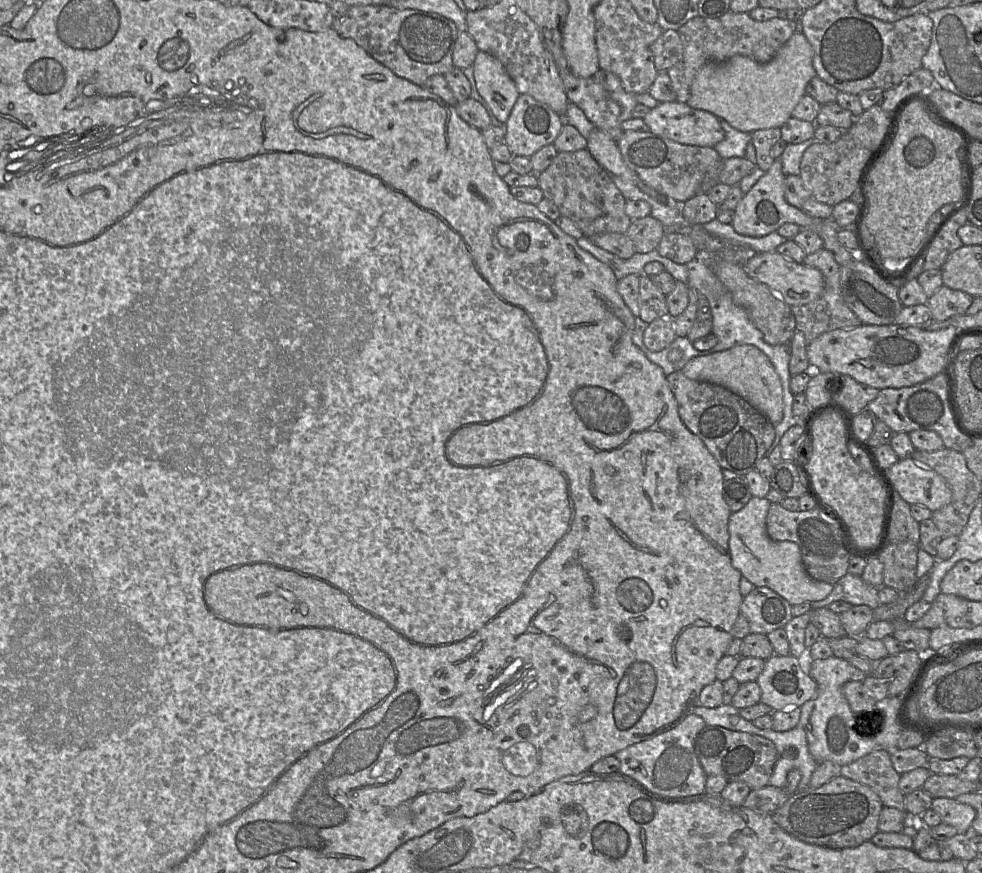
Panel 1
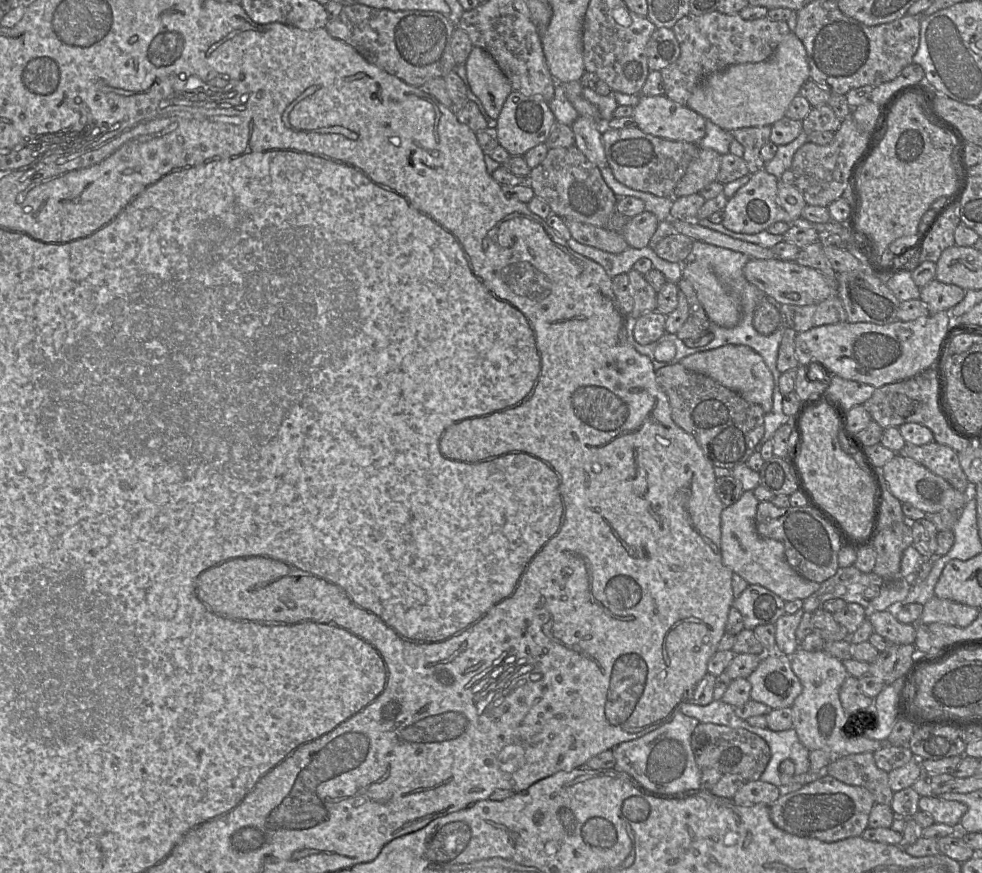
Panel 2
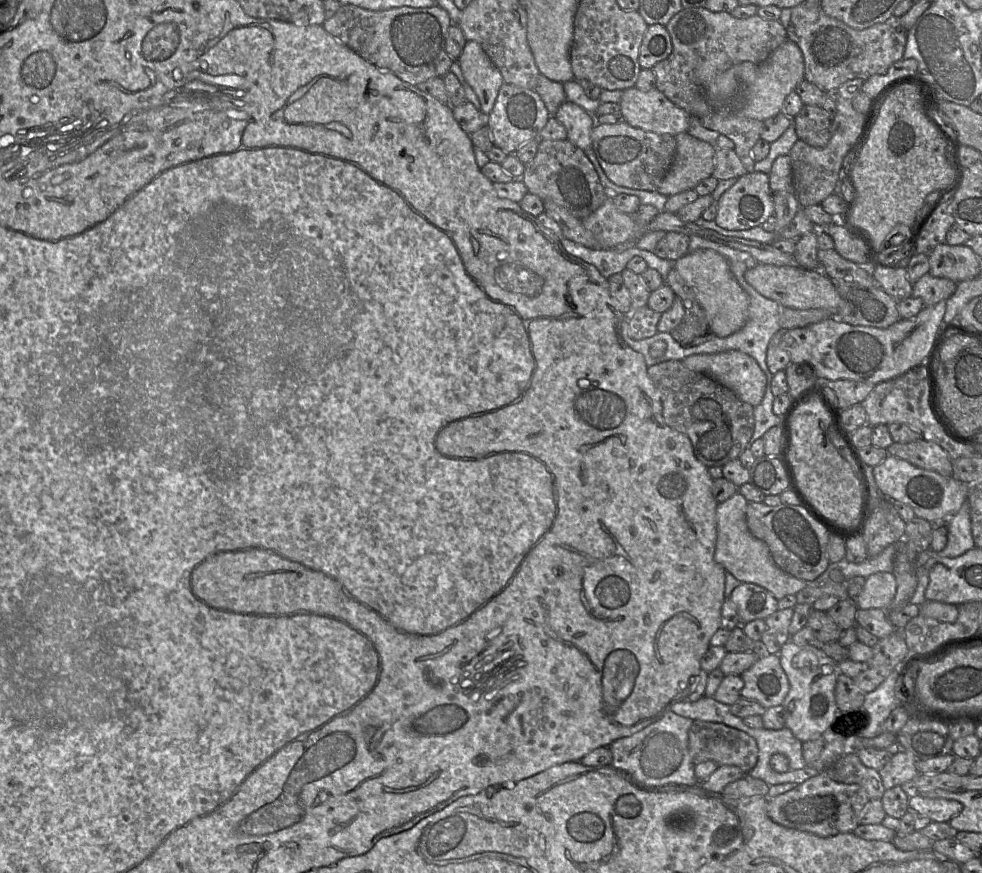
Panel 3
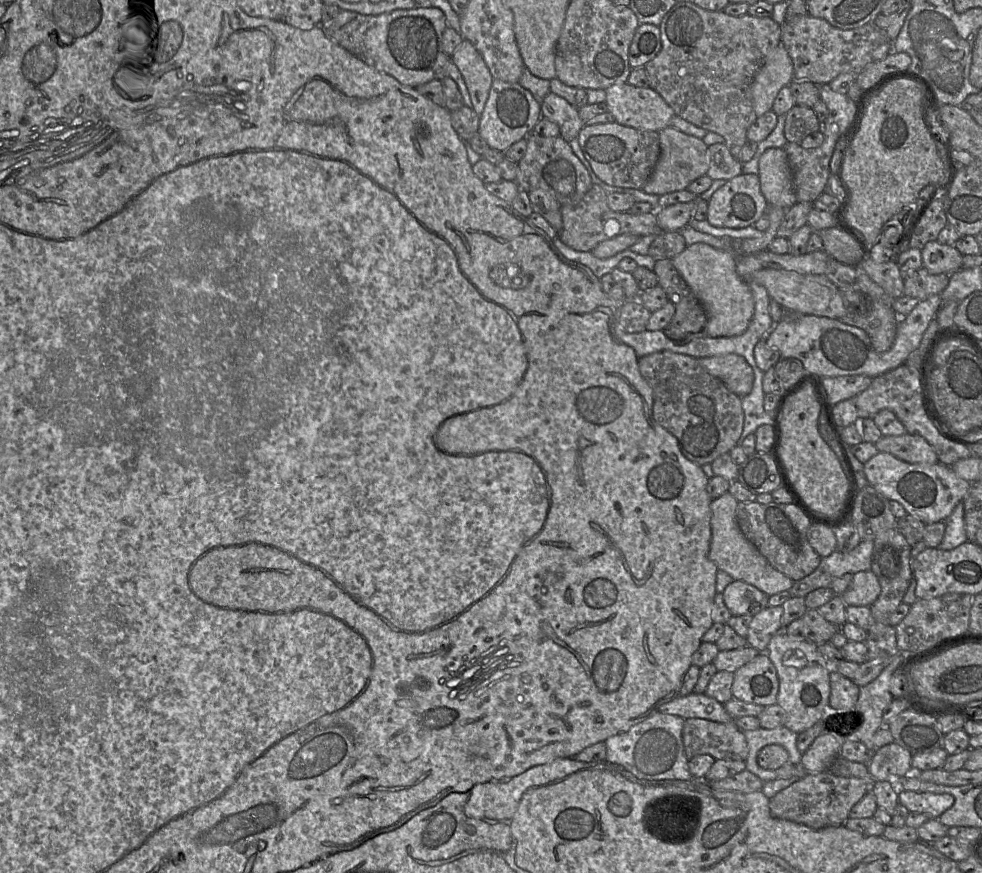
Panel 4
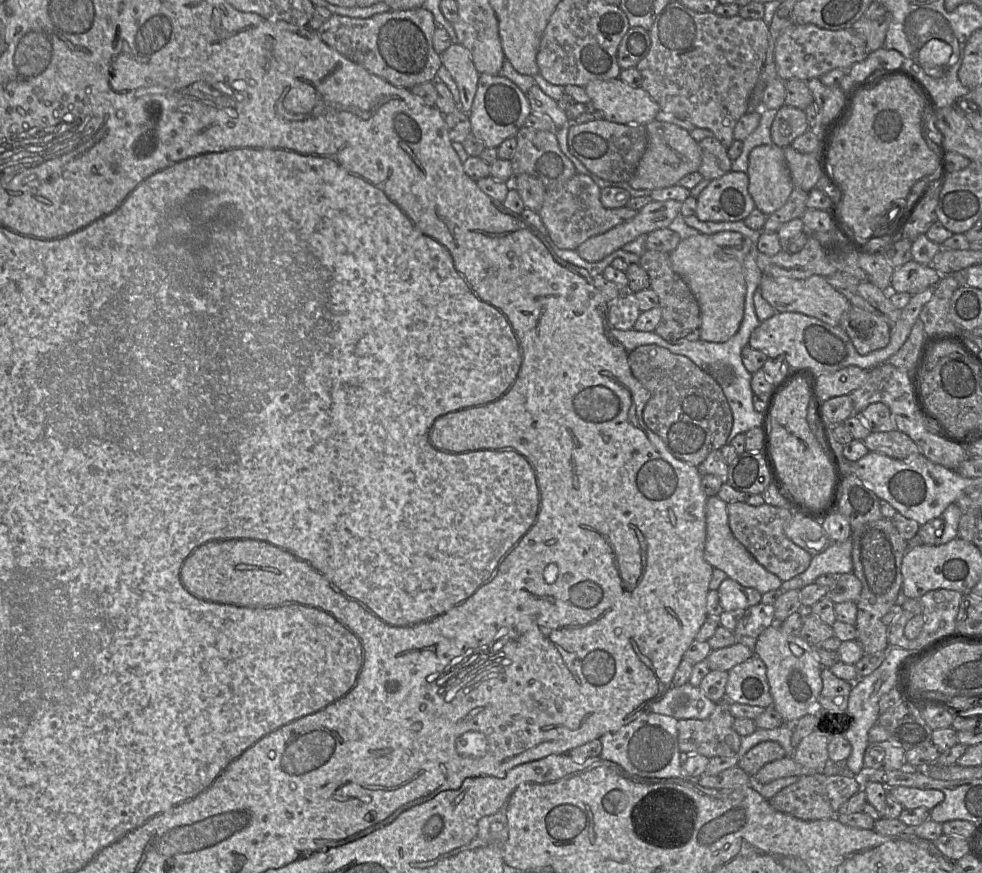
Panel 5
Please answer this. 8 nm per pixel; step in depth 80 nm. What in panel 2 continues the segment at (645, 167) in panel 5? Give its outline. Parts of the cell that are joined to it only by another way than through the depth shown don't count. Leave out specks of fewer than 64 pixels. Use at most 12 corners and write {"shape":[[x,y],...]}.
{"shape":[[700,148],[674,190],[699,193],[717,180],[722,155]]}

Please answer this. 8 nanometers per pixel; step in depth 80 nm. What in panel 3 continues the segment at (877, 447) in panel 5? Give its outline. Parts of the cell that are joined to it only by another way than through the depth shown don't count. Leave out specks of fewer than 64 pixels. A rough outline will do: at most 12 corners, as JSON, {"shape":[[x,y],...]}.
{"shape":[[924,439],[894,442],[888,455],[916,467],[952,476],[943,448]]}

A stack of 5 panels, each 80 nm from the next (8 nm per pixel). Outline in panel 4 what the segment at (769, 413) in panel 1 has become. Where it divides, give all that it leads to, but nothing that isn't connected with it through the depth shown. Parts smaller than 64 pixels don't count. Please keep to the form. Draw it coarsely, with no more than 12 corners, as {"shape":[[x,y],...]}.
{"shape":[[737,354],[697,363],[739,397],[753,388],[754,372]]}

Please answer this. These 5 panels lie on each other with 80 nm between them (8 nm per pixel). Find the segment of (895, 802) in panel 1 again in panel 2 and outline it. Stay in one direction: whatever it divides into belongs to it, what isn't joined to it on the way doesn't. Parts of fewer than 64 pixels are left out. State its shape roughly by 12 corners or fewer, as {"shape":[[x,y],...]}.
{"shape":[[871,752],[834,757],[825,774],[890,805],[888,773]]}

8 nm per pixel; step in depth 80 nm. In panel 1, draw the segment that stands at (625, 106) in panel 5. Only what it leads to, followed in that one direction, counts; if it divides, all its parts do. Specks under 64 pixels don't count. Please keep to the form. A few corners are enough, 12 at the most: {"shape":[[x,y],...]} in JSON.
{"shape":[[680,102],[643,118],[647,130],[683,145],[714,147],[719,118]]}

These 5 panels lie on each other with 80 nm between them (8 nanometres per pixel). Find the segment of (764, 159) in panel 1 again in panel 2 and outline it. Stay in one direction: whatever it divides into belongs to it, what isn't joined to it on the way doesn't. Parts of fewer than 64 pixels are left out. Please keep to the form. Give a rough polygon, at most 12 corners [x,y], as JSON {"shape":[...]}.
{"shape":[[771,125],[729,130],[743,146],[750,174],[764,170],[761,148],[770,141]]}

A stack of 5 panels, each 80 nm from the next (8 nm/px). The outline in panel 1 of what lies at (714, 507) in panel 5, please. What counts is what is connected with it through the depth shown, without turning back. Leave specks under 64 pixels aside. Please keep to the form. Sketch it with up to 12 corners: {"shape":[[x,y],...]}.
{"shape":[[753,496],[728,521],[731,563],[792,606],[825,599],[799,547],[772,540],[771,502]]}

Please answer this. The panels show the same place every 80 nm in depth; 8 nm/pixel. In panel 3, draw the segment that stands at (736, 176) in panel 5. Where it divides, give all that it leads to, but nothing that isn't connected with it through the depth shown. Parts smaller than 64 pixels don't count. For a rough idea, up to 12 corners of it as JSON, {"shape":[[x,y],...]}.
{"shape":[[747,172],[716,201],[715,222],[761,226],[774,213],[769,175]]}

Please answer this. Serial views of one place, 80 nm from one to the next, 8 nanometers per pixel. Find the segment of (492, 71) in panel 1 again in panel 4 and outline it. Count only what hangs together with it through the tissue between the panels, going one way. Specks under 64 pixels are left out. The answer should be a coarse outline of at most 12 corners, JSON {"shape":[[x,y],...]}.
{"shape":[[463,39],[450,56],[480,115],[494,77]]}

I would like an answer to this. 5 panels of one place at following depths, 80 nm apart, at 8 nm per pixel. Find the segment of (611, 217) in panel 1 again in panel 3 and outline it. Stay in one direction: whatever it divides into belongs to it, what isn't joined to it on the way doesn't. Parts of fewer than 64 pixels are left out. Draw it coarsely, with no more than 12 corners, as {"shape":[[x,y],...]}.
{"shape":[[539,140],[530,194],[582,220],[612,196],[584,151]]}

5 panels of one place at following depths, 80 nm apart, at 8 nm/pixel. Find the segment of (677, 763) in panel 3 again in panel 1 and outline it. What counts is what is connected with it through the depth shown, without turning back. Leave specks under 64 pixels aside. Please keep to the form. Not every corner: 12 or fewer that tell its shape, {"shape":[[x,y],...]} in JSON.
{"shape":[[703,718],[615,753],[619,773],[664,797],[705,793]]}

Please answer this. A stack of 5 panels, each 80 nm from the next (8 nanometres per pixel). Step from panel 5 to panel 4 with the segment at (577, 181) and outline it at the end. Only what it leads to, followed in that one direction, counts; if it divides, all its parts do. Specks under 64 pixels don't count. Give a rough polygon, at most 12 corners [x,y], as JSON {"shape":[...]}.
{"shape":[[594,184],[561,206],[558,238],[592,251],[620,234],[663,232],[654,211],[616,212]]}

